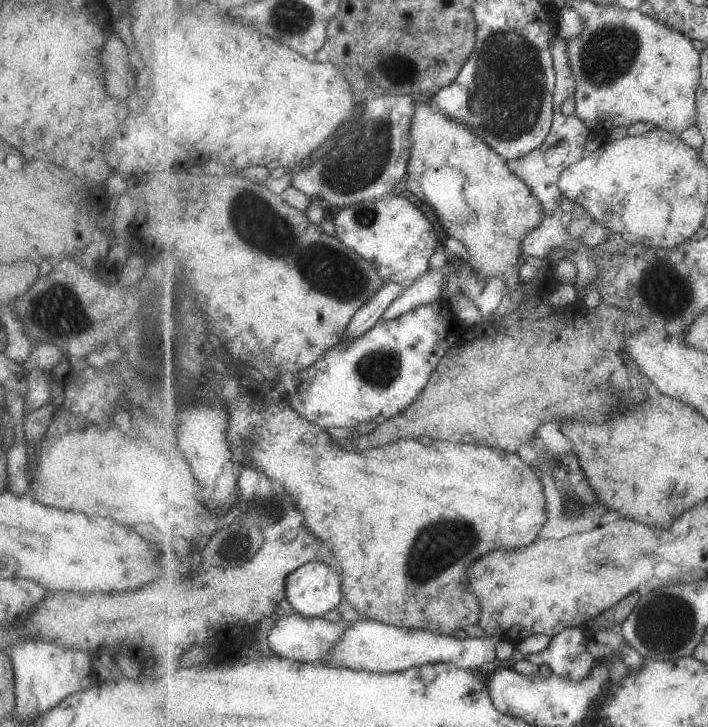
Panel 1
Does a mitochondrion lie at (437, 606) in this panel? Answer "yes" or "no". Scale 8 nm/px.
no

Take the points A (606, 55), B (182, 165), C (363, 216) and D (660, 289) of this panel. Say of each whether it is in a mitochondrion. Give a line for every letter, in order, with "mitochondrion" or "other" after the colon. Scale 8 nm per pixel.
A: mitochondrion
B: other
C: mitochondrion
D: mitochondrion

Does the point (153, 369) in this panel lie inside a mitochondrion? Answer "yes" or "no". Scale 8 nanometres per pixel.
yes

